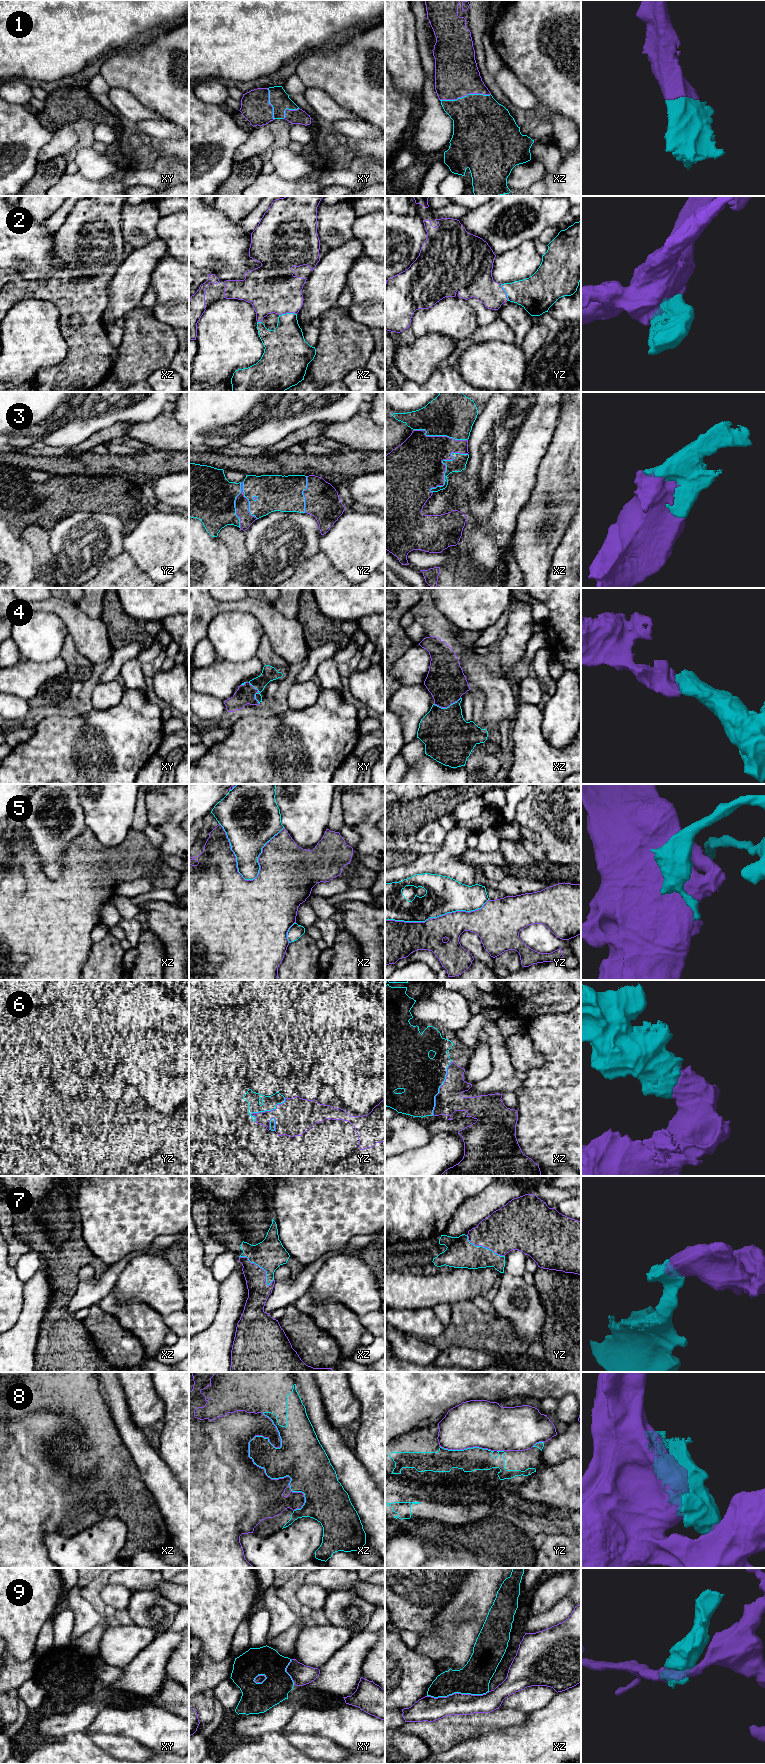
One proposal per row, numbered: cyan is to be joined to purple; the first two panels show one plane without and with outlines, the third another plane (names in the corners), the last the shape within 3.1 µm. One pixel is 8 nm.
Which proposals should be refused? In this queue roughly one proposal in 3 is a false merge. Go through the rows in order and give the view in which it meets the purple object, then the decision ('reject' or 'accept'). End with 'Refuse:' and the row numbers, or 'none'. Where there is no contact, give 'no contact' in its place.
1: meets purple in xz; accept
2: meets purple in xz; accept
3: meets purple in yz; accept
4: meets purple in xz; accept
5: meets purple in xz; reject
6: meets purple in xz; accept
7: meets purple in xz; accept
8: meets purple in xz; reject
9: meets purple in xz; reject
Refuse: 5, 8, 9

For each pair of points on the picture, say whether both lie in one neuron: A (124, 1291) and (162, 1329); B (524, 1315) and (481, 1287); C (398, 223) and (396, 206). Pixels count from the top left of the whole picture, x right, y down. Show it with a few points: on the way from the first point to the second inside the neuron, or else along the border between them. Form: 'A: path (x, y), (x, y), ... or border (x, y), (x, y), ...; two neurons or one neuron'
A: border (113, 1288), (120, 1302), (142, 1301), (154, 1310); two neurons
B: border (502, 1273), (501, 1280), (496, 1286); two neurons
C: border (395, 213), (408, 214); two neurons

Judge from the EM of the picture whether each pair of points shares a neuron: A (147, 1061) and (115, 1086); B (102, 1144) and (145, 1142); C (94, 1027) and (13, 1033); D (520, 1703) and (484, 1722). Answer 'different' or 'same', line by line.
A: different
B: same
C: same
D: different

